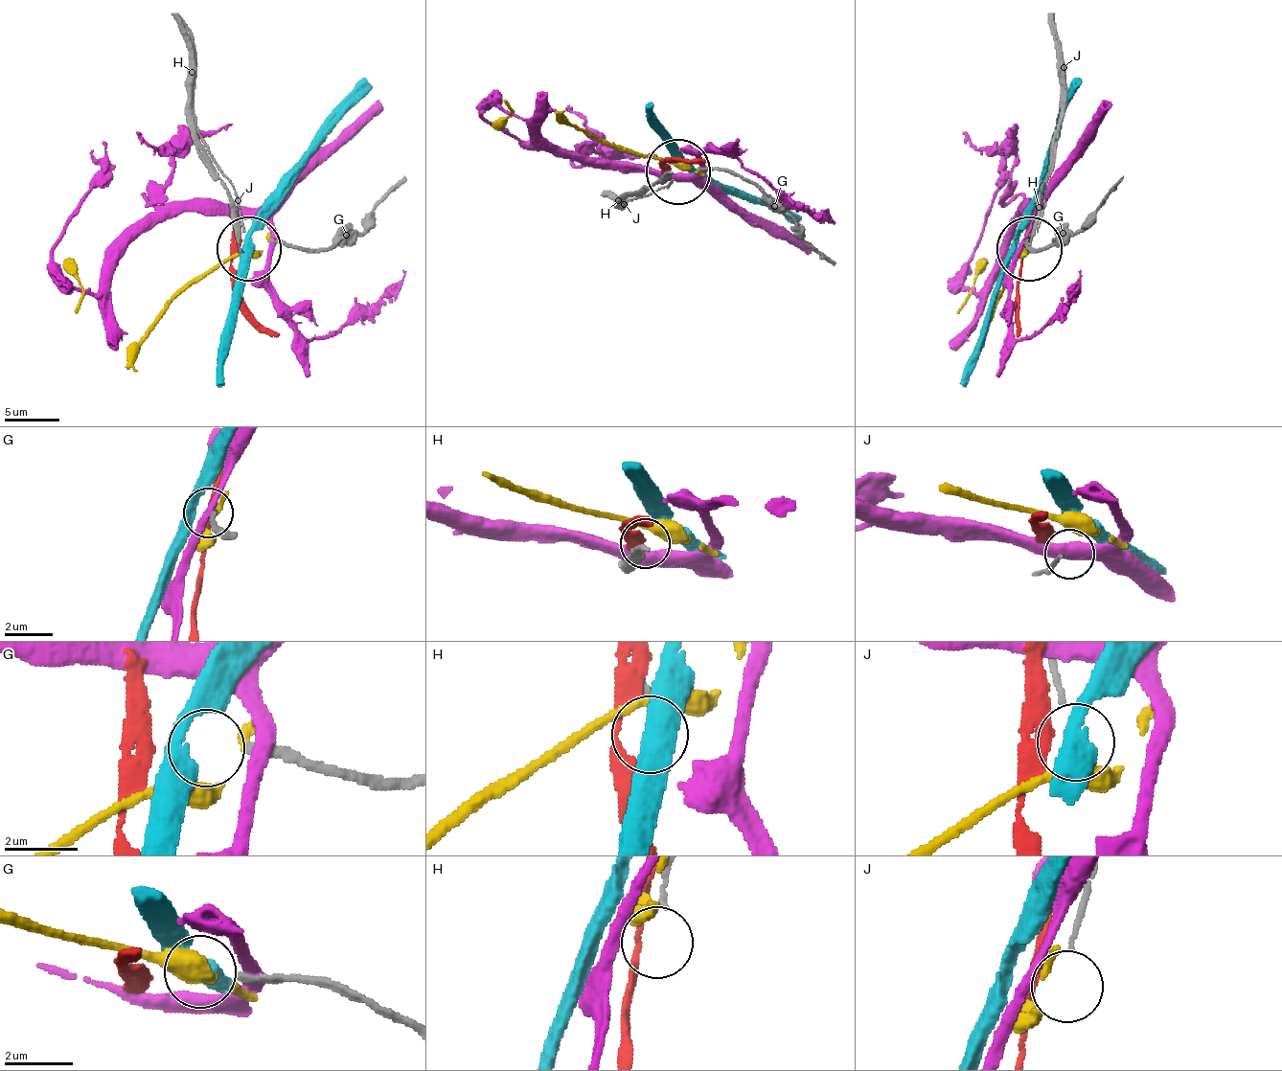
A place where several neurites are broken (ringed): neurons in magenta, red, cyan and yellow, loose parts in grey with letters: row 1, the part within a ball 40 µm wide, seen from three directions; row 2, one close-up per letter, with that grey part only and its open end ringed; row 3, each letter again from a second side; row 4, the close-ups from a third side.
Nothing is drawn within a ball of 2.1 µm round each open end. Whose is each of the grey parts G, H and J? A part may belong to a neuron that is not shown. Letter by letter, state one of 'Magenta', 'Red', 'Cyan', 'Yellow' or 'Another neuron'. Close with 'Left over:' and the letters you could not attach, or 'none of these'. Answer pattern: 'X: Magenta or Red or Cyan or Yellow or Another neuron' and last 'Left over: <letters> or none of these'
G: Cyan
H: Another neuron
J: Another neuron
Left over: H, J

